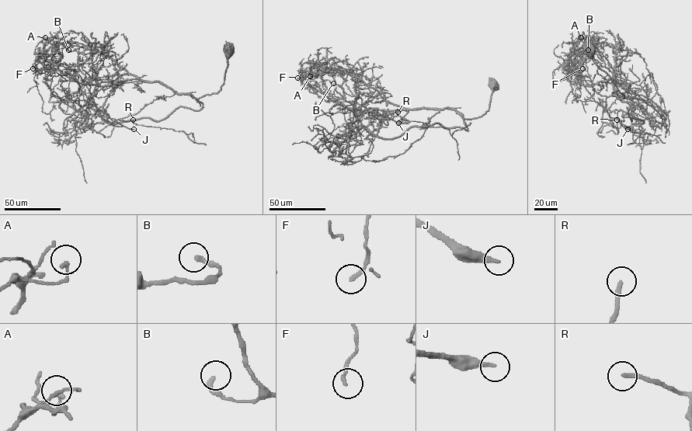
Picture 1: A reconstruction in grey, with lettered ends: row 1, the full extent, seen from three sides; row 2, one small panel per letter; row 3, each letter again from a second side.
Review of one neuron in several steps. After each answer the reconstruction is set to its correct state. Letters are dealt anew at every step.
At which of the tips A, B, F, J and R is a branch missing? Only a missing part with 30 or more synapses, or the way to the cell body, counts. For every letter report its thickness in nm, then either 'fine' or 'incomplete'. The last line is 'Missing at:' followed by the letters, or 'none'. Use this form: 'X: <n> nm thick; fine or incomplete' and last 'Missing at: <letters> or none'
A: 190 nm thick; fine
B: 240 nm thick; fine
F: 160 nm thick; fine
J: 260 nm thick; incomplete
R: 200 nm thick; incomplete
Missing at: J, R

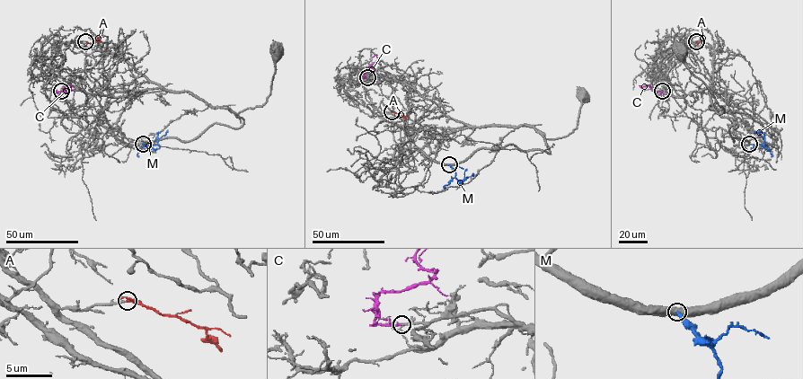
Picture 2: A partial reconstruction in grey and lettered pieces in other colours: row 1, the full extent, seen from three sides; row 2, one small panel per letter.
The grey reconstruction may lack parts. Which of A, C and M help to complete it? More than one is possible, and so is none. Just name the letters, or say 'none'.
A

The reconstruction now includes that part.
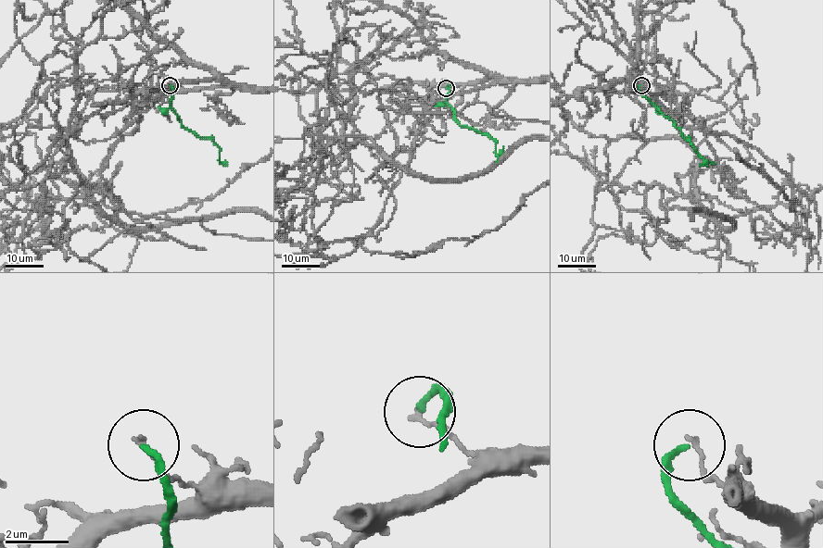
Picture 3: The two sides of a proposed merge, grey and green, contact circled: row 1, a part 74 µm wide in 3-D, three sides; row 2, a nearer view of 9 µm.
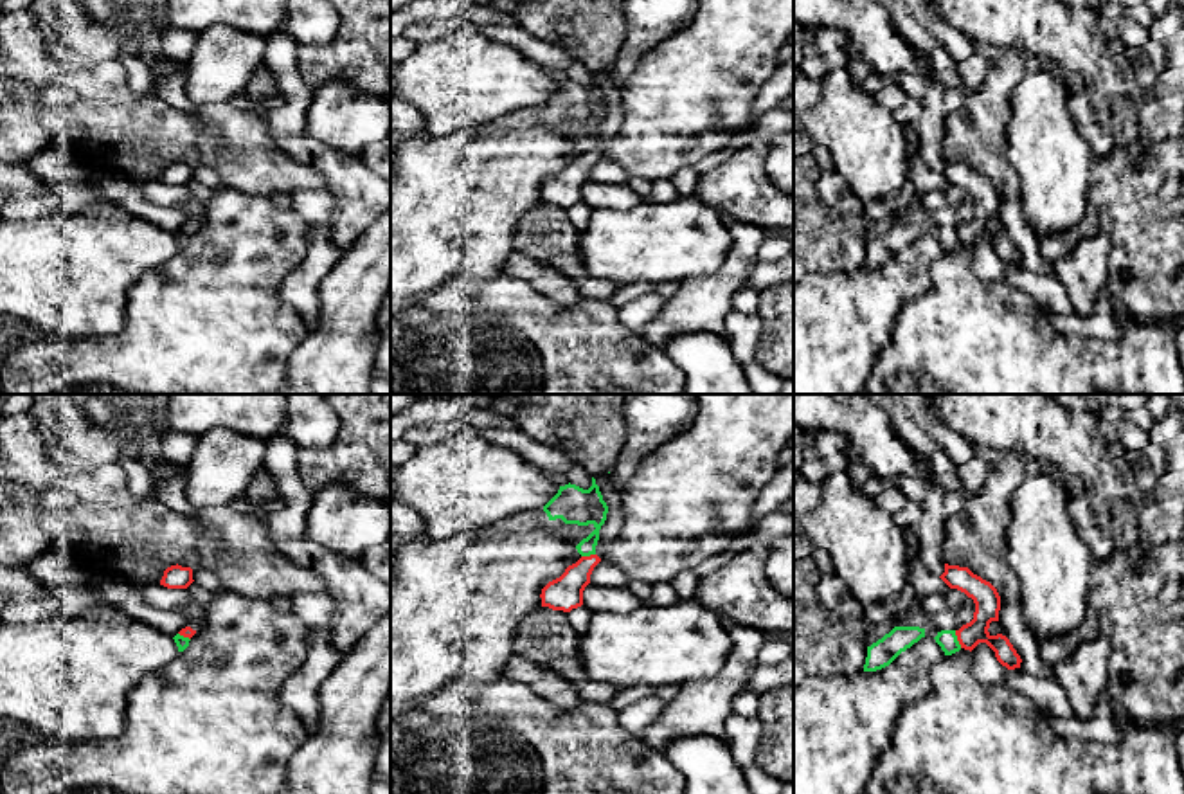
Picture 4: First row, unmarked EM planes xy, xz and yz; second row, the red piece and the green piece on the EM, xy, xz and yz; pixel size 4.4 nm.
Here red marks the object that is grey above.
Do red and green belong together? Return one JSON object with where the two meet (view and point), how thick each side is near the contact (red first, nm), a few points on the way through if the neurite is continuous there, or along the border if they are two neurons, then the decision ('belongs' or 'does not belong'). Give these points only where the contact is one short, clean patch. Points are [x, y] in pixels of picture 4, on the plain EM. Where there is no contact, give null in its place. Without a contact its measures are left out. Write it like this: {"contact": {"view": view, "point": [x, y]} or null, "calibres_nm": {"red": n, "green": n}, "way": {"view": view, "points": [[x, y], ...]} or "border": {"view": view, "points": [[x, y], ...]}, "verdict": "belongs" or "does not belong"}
{"contact": {"view": "yz", "point": [958, 236]}, "calibres_nm": {"red": 120, "green": 90}, "border": {"view": "yz", "points": [[954, 227], [961, 243]]}, "verdict": "does not belong"}

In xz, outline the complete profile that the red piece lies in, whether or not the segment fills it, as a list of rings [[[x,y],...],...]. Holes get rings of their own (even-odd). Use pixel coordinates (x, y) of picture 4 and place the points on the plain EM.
[[[597,151],[581,153],[565,169],[542,185],[542,203],[570,209],[583,202],[583,187],[590,180],[594,164],[601,158]]]

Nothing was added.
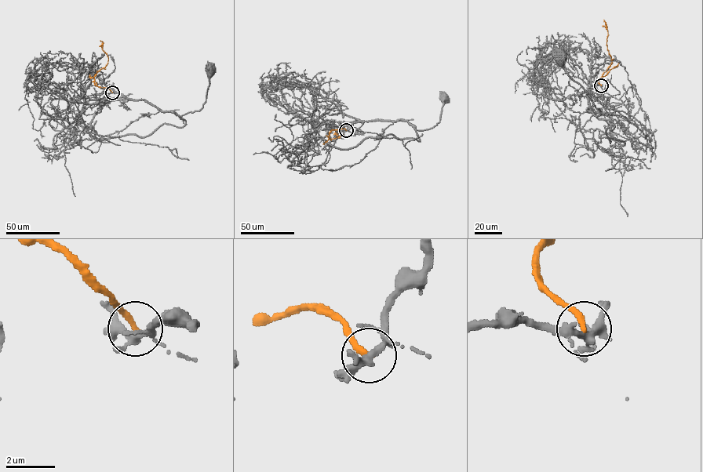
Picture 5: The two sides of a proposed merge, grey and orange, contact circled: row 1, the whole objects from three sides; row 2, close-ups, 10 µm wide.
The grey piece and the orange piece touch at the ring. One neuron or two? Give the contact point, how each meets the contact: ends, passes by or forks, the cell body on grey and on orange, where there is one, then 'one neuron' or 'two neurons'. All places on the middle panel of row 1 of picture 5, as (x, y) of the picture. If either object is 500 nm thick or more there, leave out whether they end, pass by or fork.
place (346, 130); grey forks; orange ends; soma grey (444, 97); soma orange none; two neurons

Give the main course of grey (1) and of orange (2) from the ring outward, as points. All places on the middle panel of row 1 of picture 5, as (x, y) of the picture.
1: (346, 130), (350, 122), (357, 120), (403, 121), (412, 123), (417, 130), (431, 128), (439, 121), (443, 97)
2: (346, 130), (332, 129), (329, 139), (343, 135), (336, 136), (334, 132)

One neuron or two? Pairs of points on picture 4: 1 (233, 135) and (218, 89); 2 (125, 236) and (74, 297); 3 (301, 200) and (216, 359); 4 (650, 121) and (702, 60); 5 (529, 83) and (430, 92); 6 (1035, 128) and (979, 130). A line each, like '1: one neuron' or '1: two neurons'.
1: two neurons
2: one neuron
3: two neurons
4: one neuron
5: one neuron
6: two neurons

